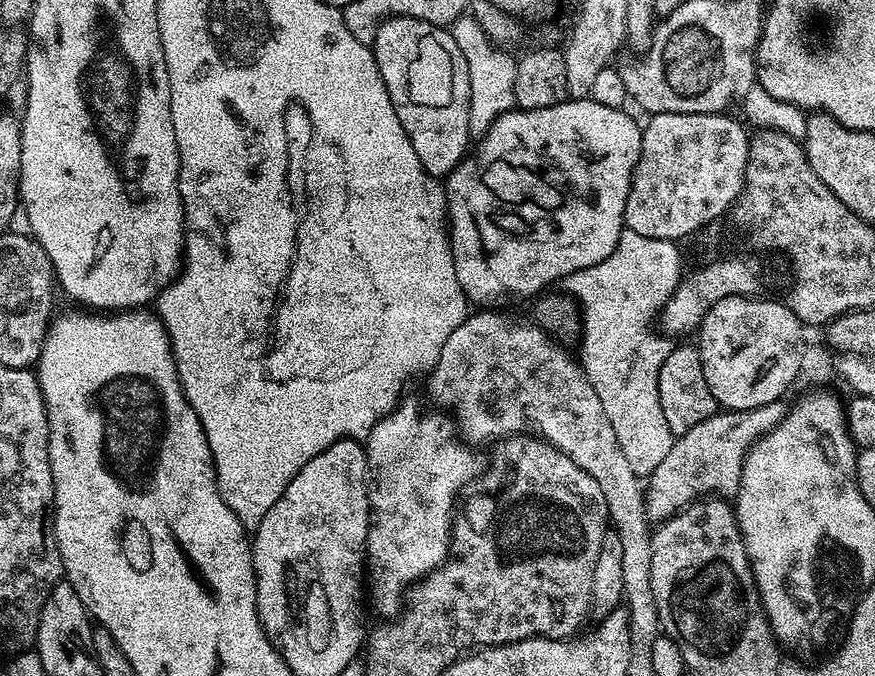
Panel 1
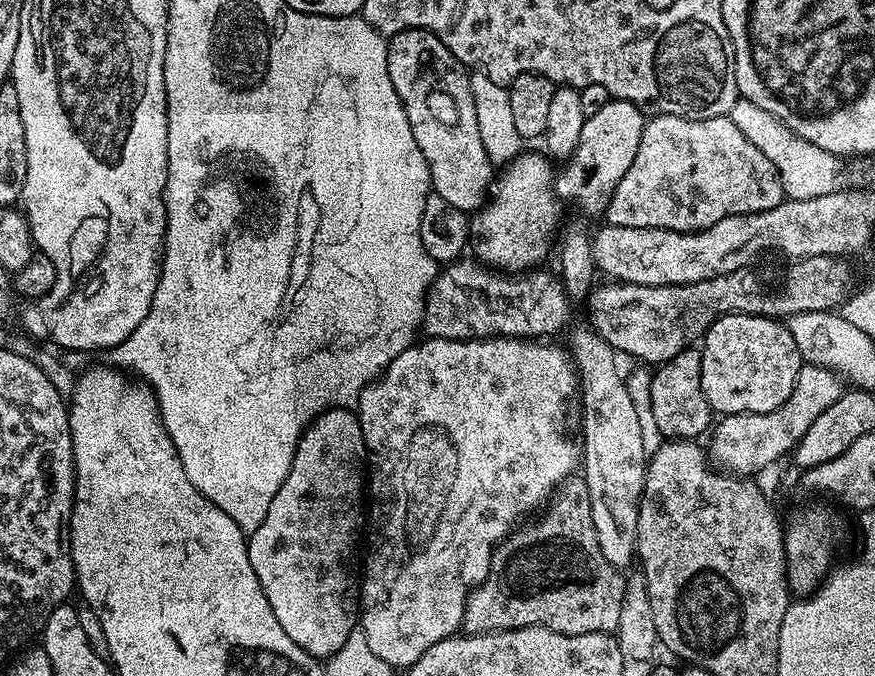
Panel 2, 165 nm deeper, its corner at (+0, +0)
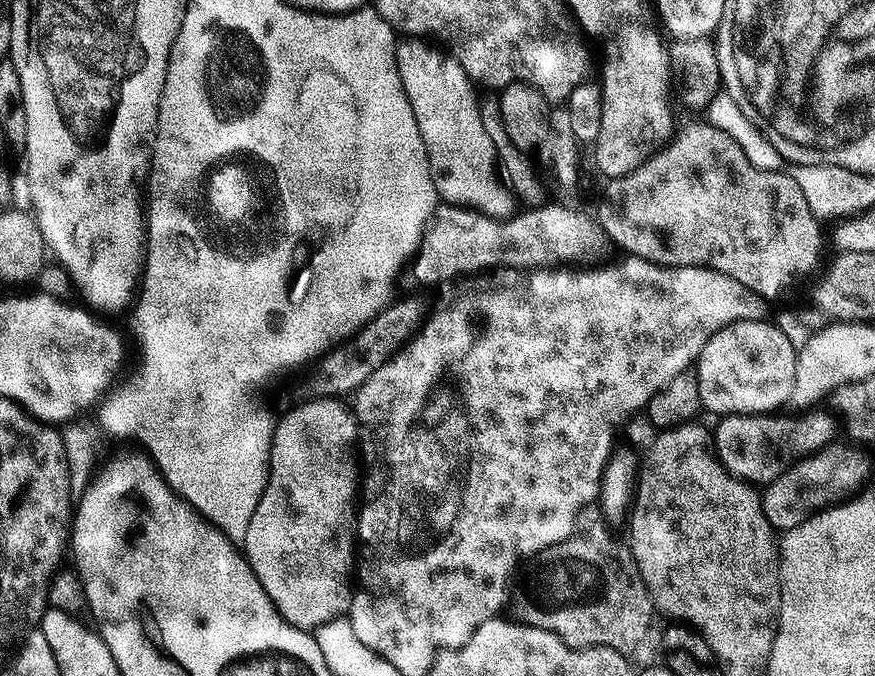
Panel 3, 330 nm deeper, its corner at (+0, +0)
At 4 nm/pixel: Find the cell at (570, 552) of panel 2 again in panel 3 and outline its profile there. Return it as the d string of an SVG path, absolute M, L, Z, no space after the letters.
M595 503L586 504L580 511L578 534L567 536L527 561L528 573L510 596L511 615L519 623L553 632L571 648L613 648L628 654L631 648L638 647L647 638L654 617L652 595L627 547L617 550L616 560L612 557L612 540L607 530L604 513Z

